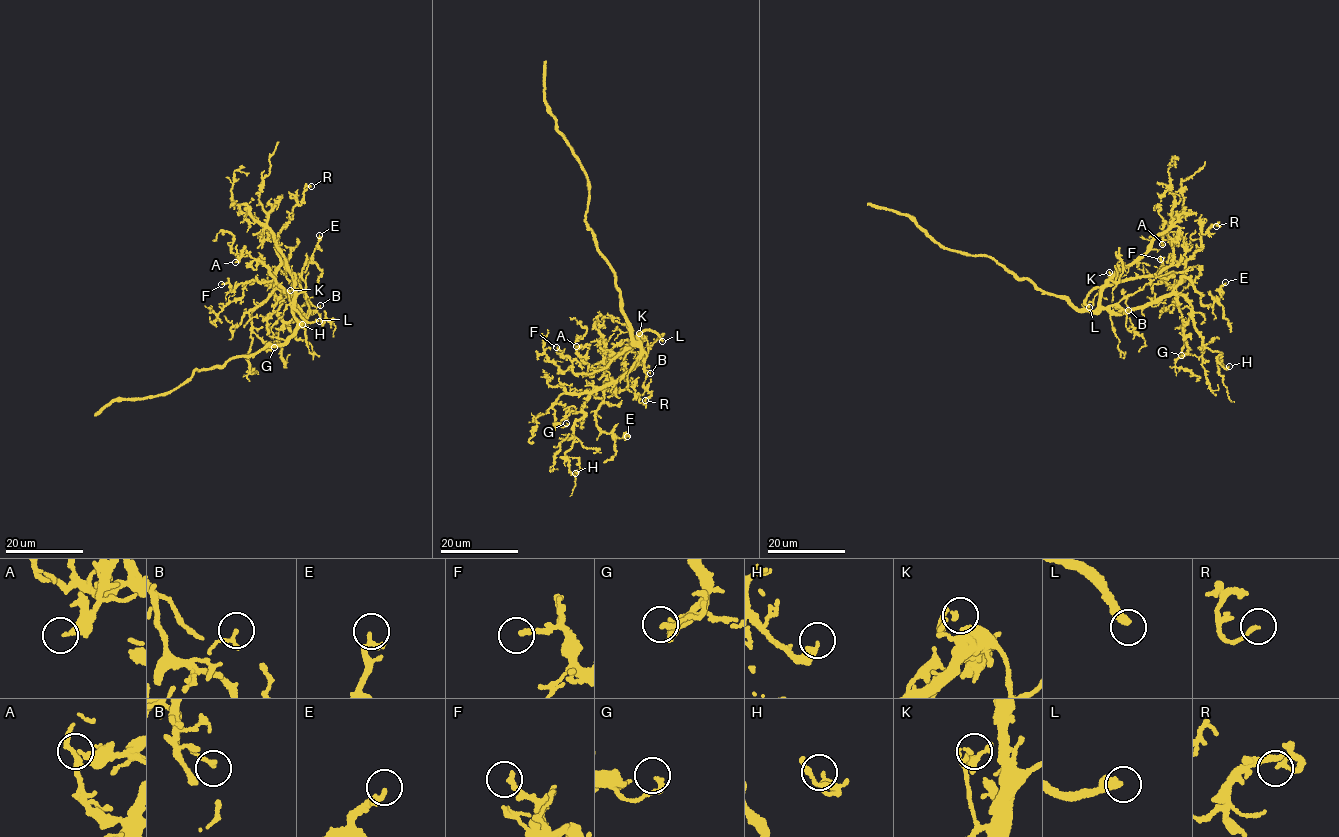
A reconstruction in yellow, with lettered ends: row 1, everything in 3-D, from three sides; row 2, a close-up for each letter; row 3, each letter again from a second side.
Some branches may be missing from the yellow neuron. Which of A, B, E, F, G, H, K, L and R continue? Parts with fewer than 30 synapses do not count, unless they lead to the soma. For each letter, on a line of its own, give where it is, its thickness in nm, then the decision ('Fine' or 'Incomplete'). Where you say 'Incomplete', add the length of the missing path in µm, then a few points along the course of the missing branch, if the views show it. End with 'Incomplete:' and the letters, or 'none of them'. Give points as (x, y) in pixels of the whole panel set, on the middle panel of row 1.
A: Place: (576, 346). Thickness 300 nm. Fine
B: Place: (650, 373). Thickness 170 nm. Fine
E: Place: (627, 436). Thickness 200 nm. Fine
F: Place: (556, 347). Thickness 200 nm. Fine
G: Place: (566, 423). Thickness 190 nm. Fine
H: Place: (575, 473). Thickness 200 nm. Fine
K: Place: (639, 333). Thickness 160 nm. Fine
L: Place: (662, 341). Thickness 400 nm. Incomplete. Missing length about 35 µm. Course of what is missing: (662, 341), (701, 366), (718, 370), (725, 387), (733, 396), (754, 398)
R: Place: (645, 400). Thickness 150 nm. Fine
Incomplete: L

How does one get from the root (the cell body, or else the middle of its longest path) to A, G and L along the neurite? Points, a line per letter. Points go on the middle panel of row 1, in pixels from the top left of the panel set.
A: (622, 306), (629, 336), (637, 342), (640, 337), (638, 341), (596, 370), (586, 360), (588, 346), (576, 346)
G: (622, 306), (639, 359), (594, 391), (561, 394), (552, 406), (556, 423), (563, 428), (566, 423)
L: (622, 306), (629, 324), (631, 338), (637, 342), (639, 334), (649, 330), (662, 341)

